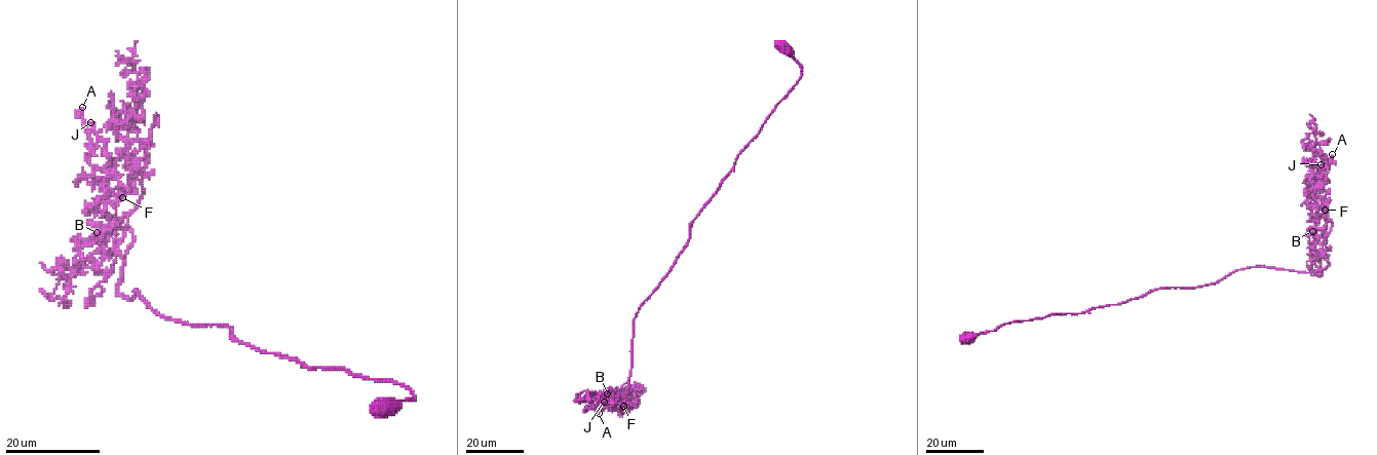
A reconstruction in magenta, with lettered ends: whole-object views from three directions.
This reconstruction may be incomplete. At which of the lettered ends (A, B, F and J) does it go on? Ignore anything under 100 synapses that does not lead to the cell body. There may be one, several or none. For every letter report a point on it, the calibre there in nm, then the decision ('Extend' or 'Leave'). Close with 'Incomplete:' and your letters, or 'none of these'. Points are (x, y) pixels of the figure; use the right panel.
A: Place: (1332, 154). Thickness 320 nm. Leave
B: Place: (1312, 231). Thickness 120 nm. Leave
F: Place: (1325, 210). Thickness 280 nm. Leave
J: Place: (1321, 164). Thickness 200 nm. Leave
Incomplete: none of these

